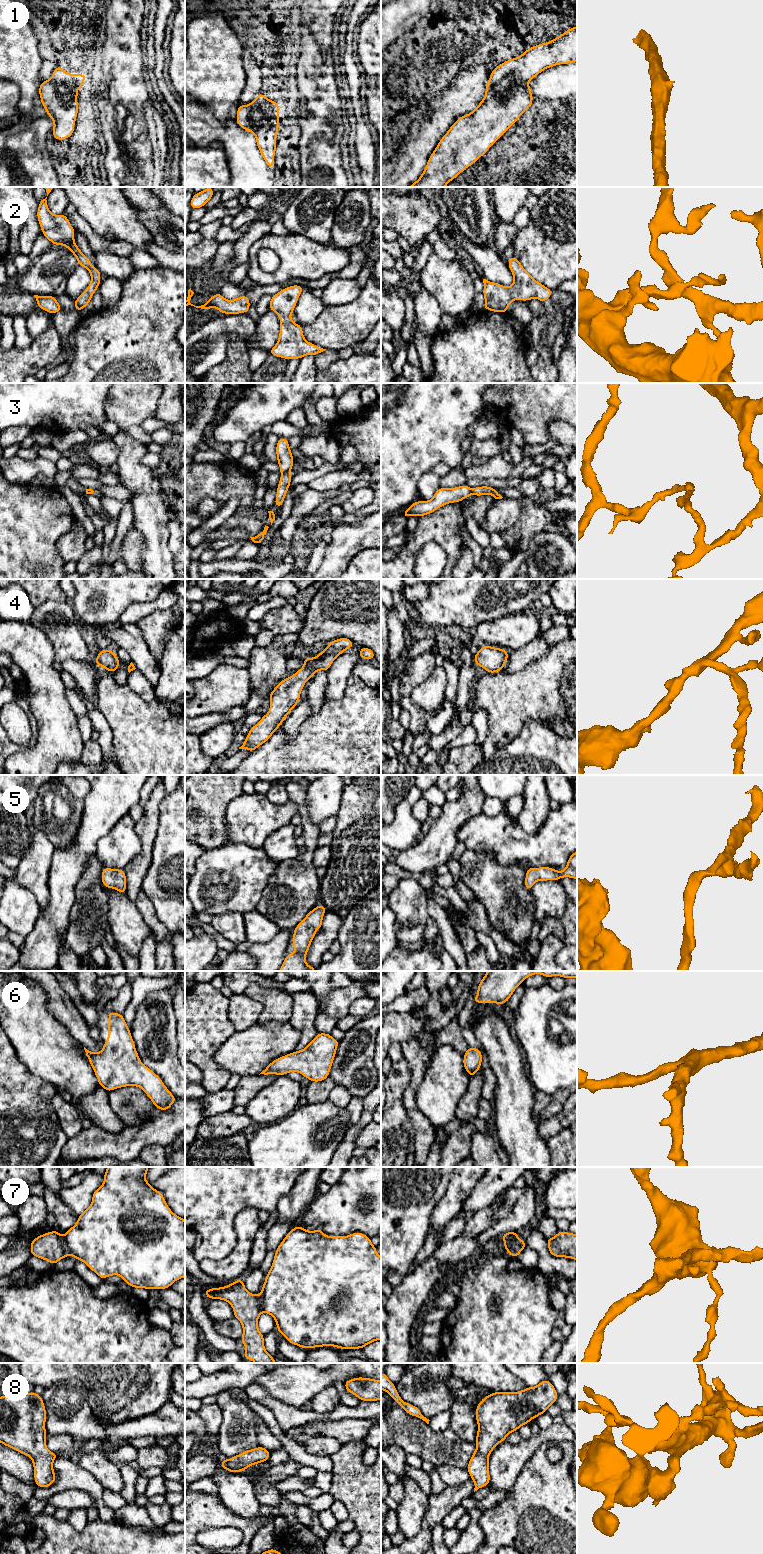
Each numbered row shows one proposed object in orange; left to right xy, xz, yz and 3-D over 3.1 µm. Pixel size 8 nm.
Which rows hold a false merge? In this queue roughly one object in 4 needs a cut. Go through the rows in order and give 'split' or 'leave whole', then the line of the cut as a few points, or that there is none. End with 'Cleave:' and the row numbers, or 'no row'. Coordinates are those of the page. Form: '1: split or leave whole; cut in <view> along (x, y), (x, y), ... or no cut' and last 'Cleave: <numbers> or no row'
1: leave whole; no cut
2: leave whole; no cut
3: split; cut in xz along (289, 472), (282, 474)
4: leave whole; no cut
5: leave whole; no cut
6: leave whole; no cut
7: split; cut in xy along (62, 1238), (69, 1254)
8: leave whole; no cut
Cleave: 3, 7

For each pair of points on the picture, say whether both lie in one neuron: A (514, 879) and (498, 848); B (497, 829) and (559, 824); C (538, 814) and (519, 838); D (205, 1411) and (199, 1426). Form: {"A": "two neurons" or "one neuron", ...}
{"A": "two neurons", "B": "one neuron", "C": "two neurons", "D": "two neurons"}

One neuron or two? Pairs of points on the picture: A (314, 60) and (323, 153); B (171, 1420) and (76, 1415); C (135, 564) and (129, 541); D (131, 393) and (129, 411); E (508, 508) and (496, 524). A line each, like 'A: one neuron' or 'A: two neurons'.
A: one neuron
B: one neuron
C: one neuron
D: one neuron
E: one neuron

